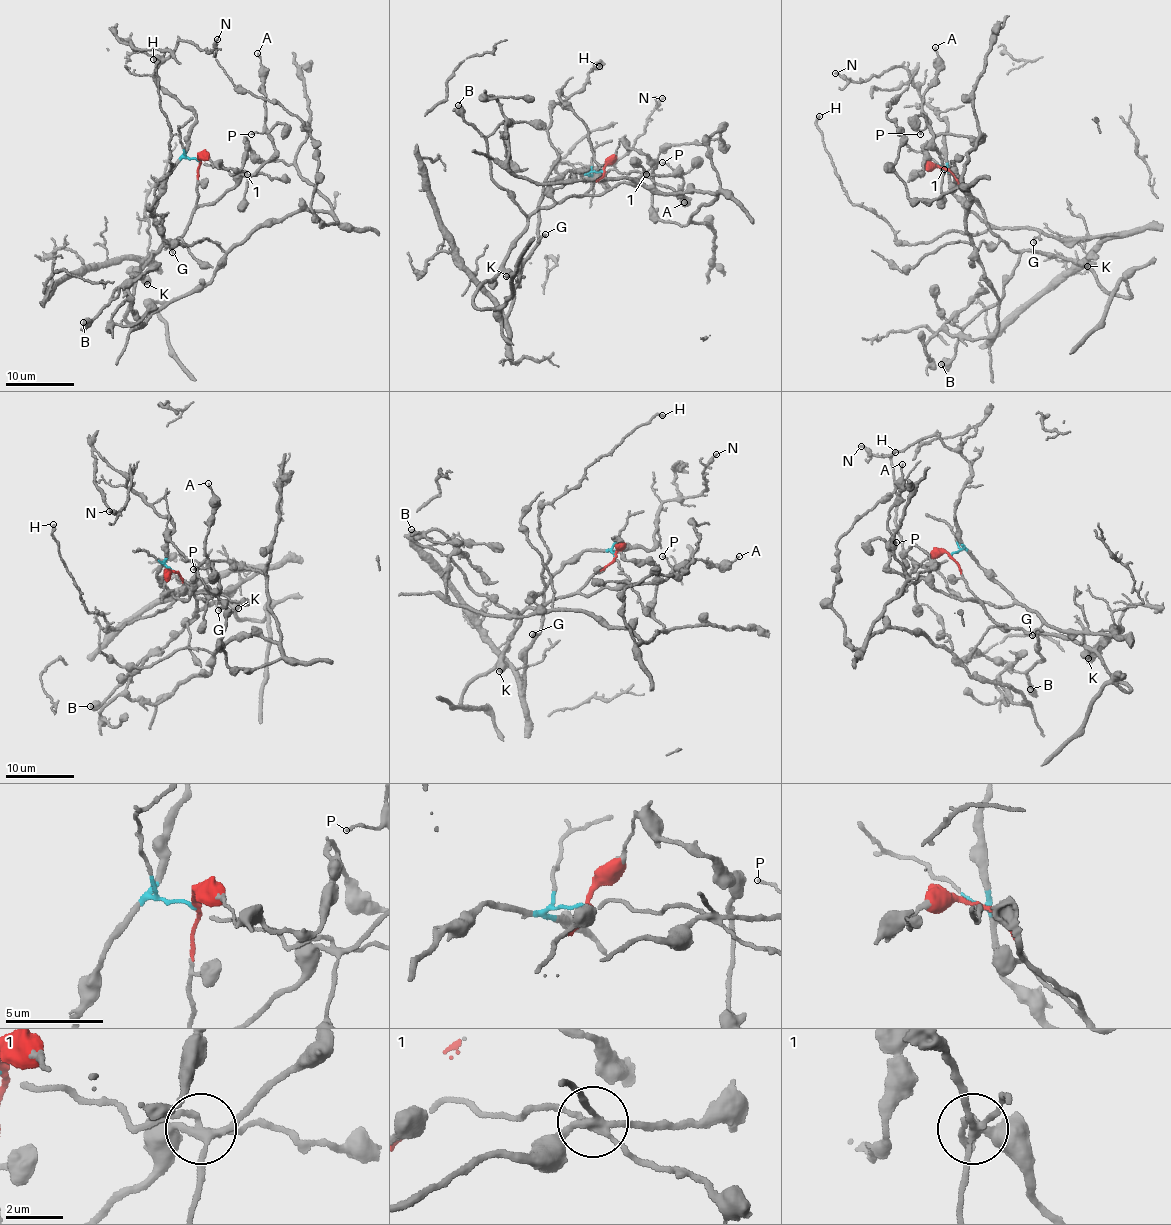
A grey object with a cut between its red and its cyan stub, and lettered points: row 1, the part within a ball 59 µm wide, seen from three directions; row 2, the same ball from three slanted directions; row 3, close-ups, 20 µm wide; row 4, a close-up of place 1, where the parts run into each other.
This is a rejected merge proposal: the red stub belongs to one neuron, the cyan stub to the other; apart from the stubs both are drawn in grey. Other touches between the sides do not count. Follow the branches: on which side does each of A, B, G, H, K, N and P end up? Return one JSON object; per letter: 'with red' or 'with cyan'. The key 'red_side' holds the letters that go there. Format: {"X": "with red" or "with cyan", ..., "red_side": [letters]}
{"A": "with red", "B": "with red", "G": "with cyan", "H": "with cyan", "K": "with red", "N": "with cyan", "P": "with red", "red_side": ["A", "B", "K", "P"]}

